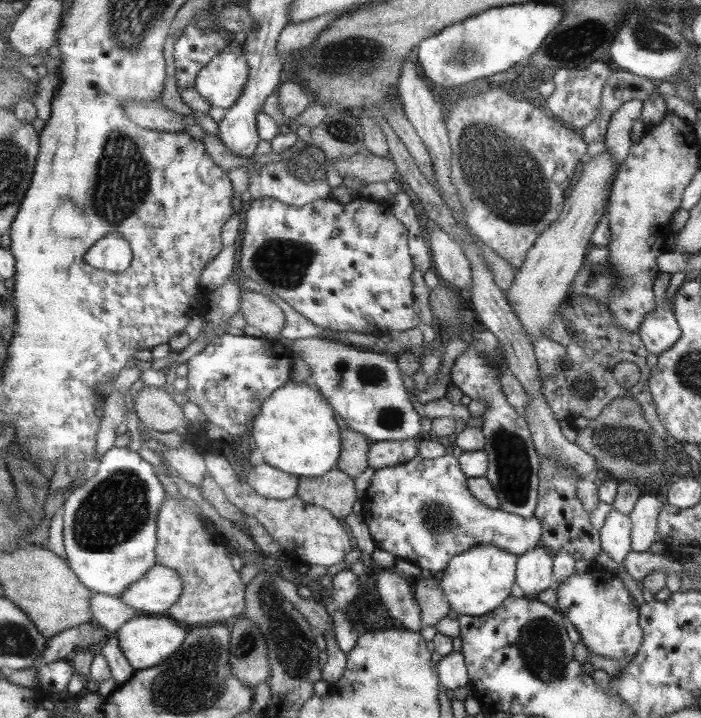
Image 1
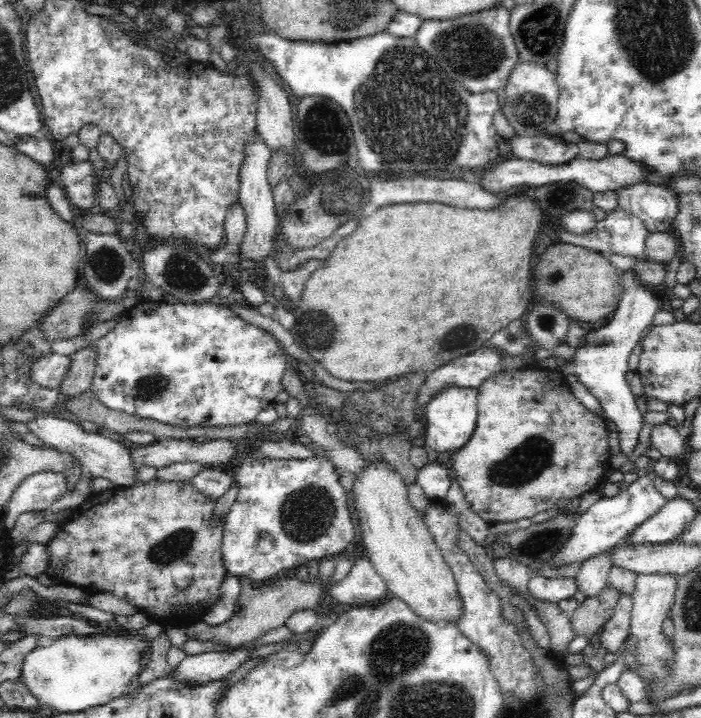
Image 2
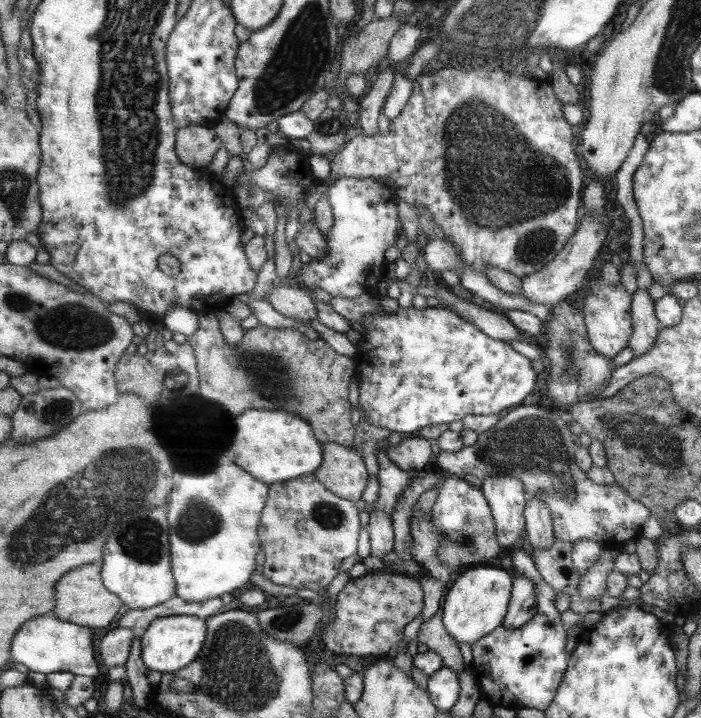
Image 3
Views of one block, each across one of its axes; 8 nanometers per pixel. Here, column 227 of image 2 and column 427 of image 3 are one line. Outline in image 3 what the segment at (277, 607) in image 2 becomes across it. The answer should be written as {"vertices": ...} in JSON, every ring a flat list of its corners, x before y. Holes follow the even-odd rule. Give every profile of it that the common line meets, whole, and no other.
{"vertices":[[437,608,437,612,422,622,418,628,416,642,421,642,428,646,429,650,441,656,443,667,459,674,466,669,461,659,461,652,456,645,456,640,451,638,442,624,442,610]]}

